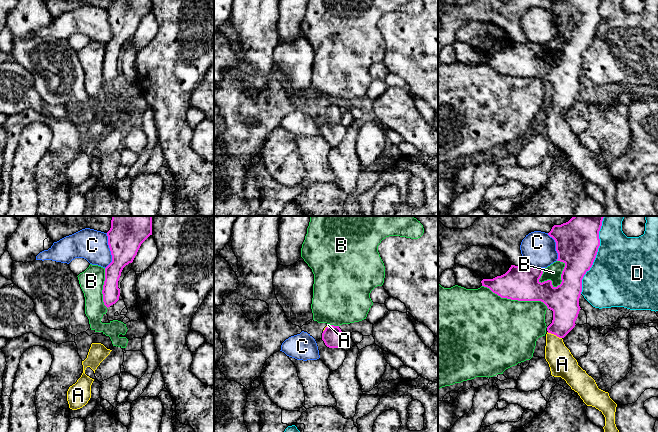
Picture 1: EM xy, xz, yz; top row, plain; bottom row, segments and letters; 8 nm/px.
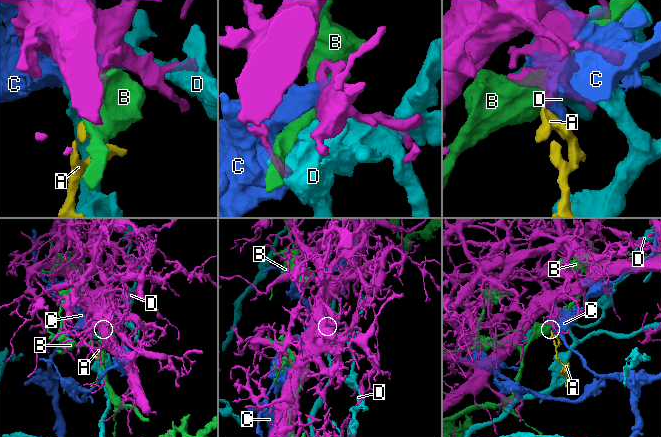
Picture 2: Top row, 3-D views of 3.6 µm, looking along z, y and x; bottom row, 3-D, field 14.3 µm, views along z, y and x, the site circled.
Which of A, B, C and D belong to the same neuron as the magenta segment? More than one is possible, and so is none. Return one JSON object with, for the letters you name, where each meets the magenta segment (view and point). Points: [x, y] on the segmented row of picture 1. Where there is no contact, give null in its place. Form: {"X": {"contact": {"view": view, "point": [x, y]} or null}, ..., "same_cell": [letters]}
{"A": {"contact": {"view": "yz", "point": [554, 334]}}, "same_cell": ["A"]}

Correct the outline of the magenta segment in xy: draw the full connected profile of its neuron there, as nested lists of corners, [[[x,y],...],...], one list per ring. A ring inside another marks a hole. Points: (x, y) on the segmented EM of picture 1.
[[[112,216],[111,228],[107,232],[112,262],[105,268],[105,281],[102,290],[103,302],[107,308],[119,300],[118,281],[123,268],[133,262],[141,244],[150,235],[152,235],[152,216]]]

